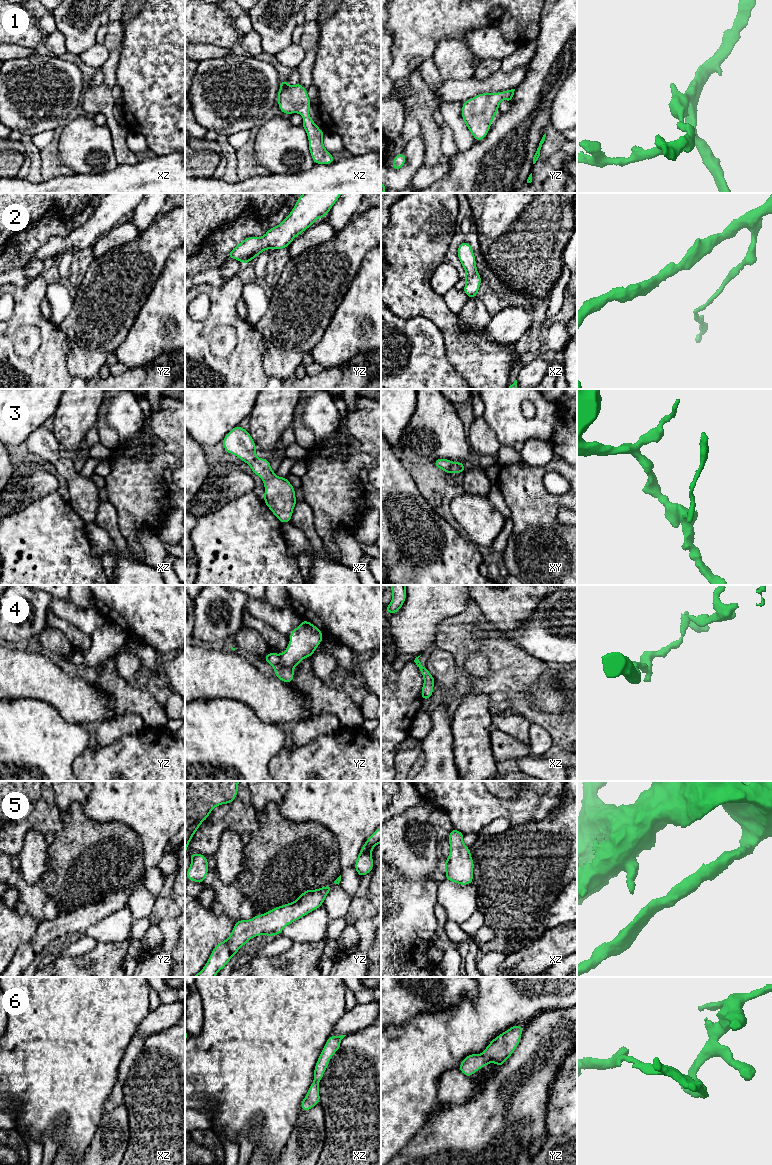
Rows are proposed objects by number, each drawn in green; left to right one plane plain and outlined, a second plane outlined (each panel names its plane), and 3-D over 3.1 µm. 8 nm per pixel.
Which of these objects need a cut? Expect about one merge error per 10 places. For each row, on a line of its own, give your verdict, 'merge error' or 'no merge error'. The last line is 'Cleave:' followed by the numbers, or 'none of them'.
1: no merge error
2: no merge error
3: no merge error
4: no merge error
5: no merge error
6: no merge error
Cleave: none of them

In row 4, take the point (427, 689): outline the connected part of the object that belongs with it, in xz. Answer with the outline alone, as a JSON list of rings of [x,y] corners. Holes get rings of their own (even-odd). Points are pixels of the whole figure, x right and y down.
[[[420,655],[421,656],[421,655]],[[416,657],[414,662],[416,663],[419,671],[422,673],[422,676],[424,678],[424,684],[422,686],[422,690],[421,690],[421,697],[423,700],[426,699],[430,699],[432,694],[433,694],[433,687],[435,684],[435,679],[434,677],[430,674],[430,672],[428,671],[428,669],[426,669],[421,662],[418,660],[418,658],[420,657]]]

